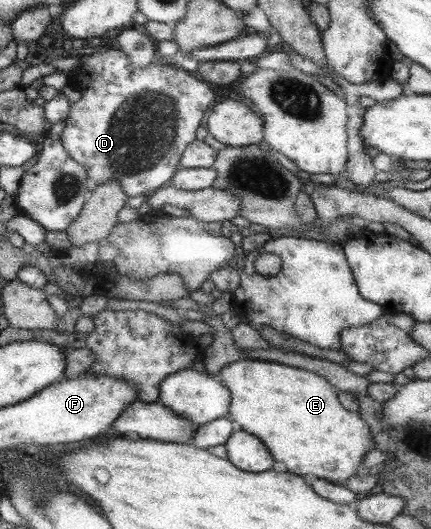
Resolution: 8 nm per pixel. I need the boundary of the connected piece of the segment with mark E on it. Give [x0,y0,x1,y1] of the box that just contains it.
[218,358,374,484]

